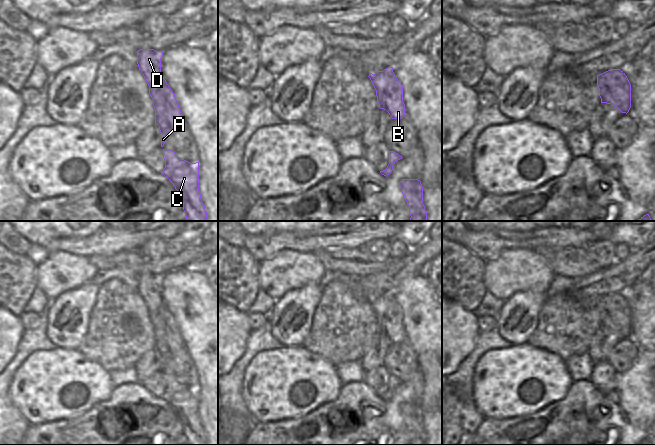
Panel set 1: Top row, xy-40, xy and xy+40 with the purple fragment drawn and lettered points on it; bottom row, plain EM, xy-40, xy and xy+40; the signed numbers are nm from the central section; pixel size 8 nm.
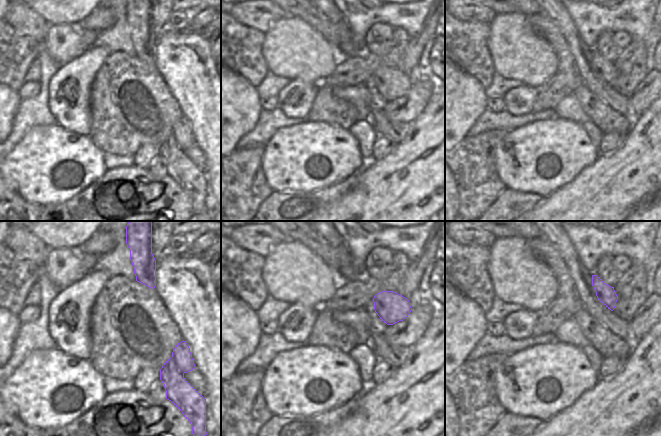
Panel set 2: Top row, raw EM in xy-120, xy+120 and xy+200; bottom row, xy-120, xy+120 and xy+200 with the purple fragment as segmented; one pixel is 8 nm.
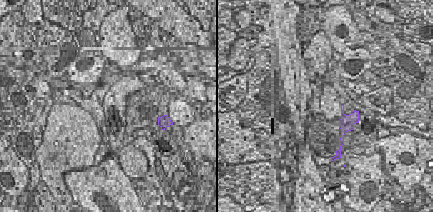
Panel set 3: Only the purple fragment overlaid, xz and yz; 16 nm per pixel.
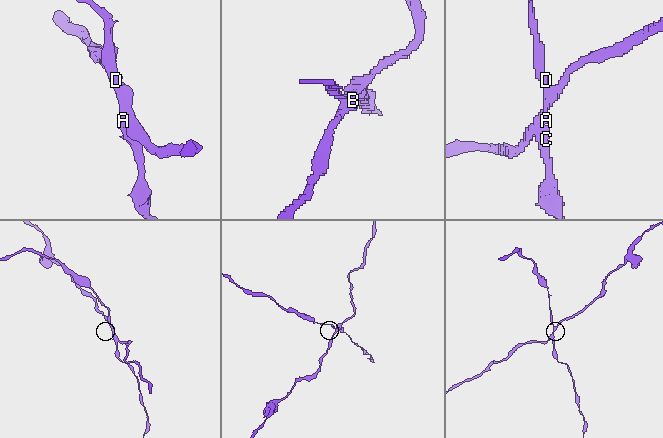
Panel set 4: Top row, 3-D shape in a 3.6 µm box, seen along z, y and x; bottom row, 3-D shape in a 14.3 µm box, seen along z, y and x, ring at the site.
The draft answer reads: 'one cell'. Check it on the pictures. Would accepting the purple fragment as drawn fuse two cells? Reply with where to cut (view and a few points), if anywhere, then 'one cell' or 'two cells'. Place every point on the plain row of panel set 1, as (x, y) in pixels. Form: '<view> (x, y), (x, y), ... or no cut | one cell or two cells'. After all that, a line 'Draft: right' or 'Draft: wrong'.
xy-40 (163, 301), (163, 329), (171, 354) | two cells
Draft: wrong

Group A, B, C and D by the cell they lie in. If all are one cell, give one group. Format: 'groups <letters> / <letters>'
groups A C D / B

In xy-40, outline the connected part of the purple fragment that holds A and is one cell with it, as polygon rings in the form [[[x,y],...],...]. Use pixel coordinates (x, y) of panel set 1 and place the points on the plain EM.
[[[140,273],[137,275],[137,288],[148,310],[149,318],[155,332],[155,347],[161,356],[161,371],[164,370],[171,352],[167,344],[163,328],[163,298],[161,296],[161,282],[163,275],[154,273]]]

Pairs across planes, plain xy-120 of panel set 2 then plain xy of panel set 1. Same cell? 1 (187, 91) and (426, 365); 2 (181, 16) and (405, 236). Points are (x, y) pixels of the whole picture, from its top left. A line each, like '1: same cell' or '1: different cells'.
1: same cell
2: different cells

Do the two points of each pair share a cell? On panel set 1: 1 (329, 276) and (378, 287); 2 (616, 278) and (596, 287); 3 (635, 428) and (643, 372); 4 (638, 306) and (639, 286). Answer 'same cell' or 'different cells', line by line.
1: different cells
2: same cell
3: same cell
4: same cell

